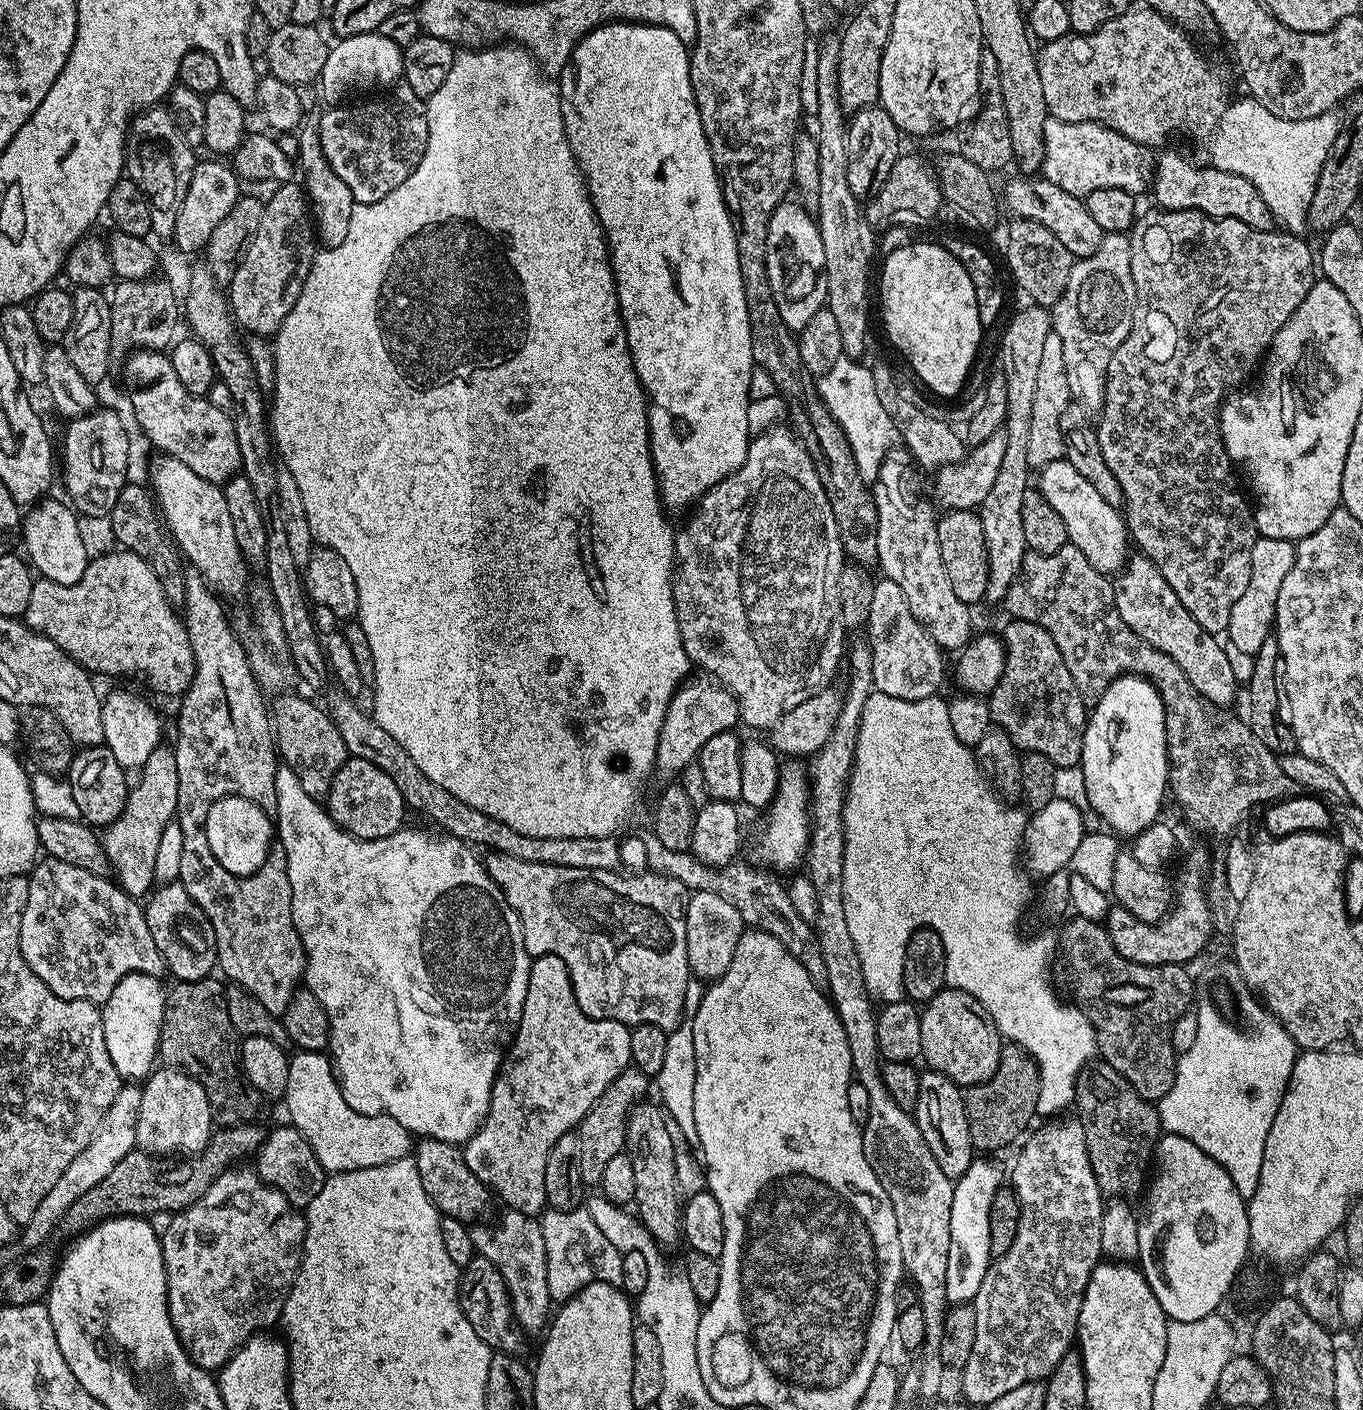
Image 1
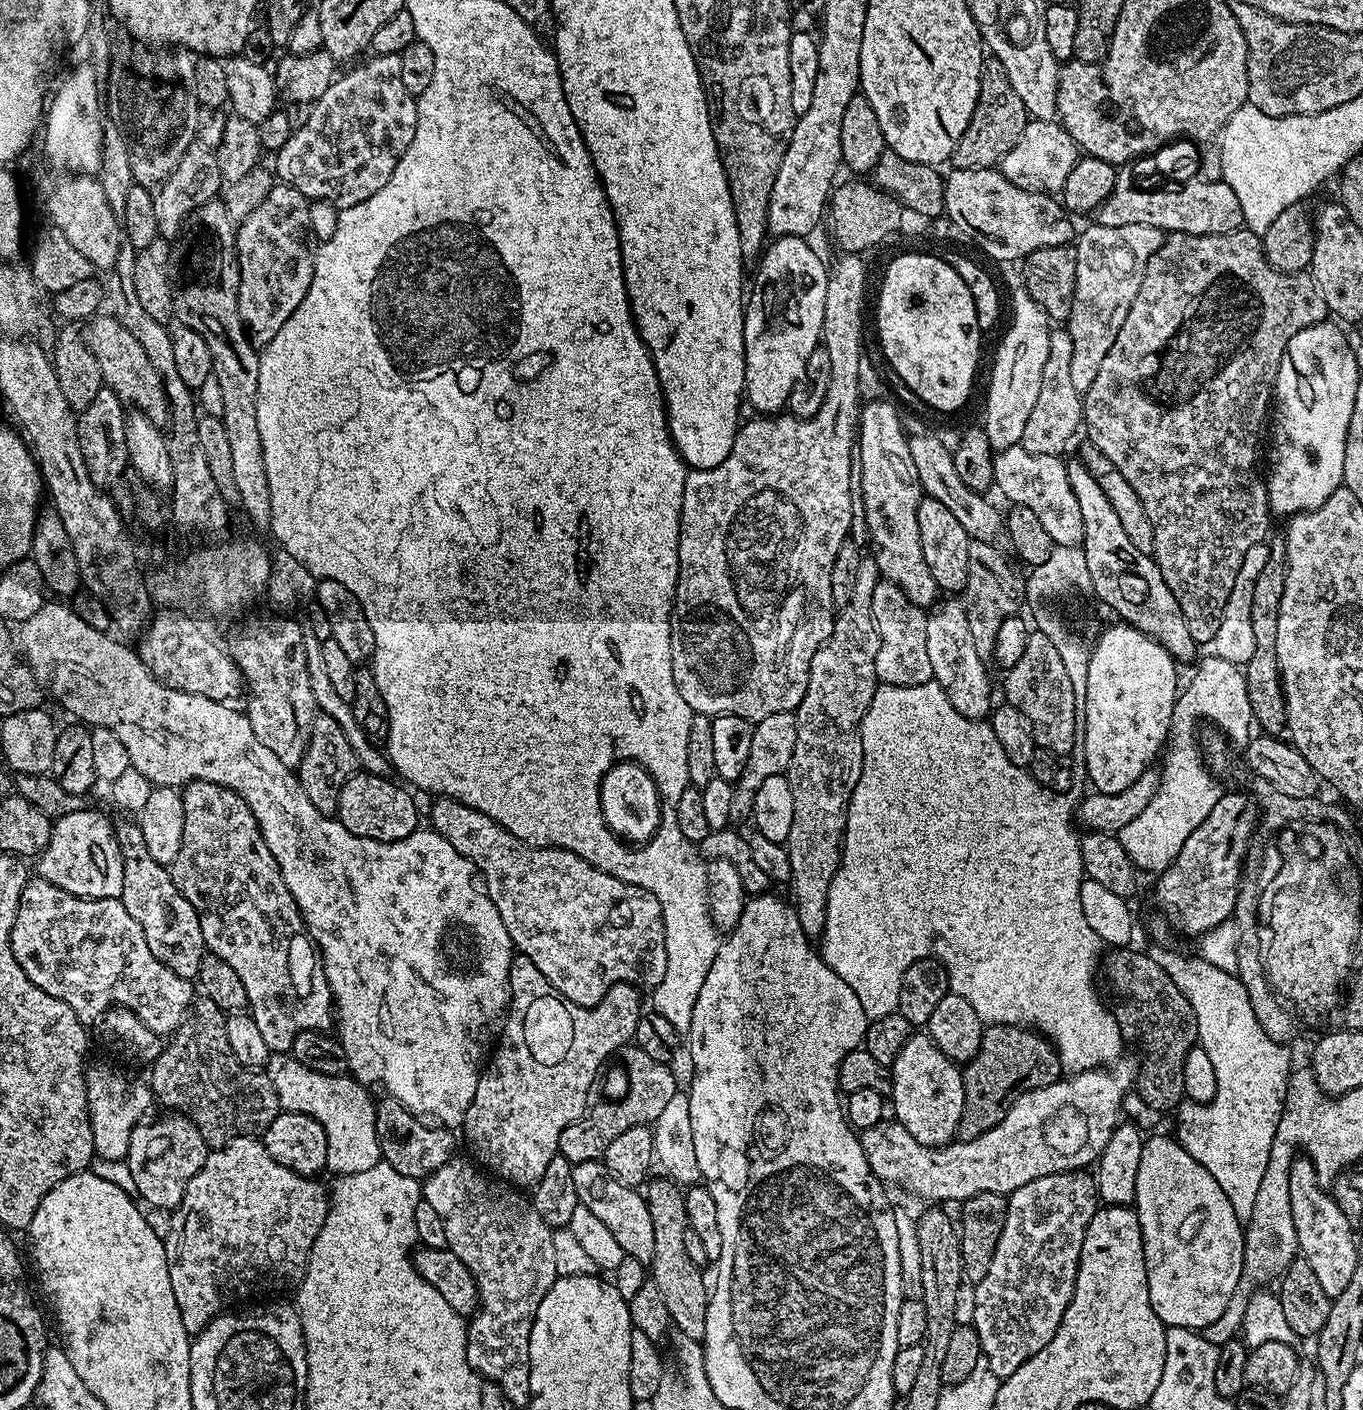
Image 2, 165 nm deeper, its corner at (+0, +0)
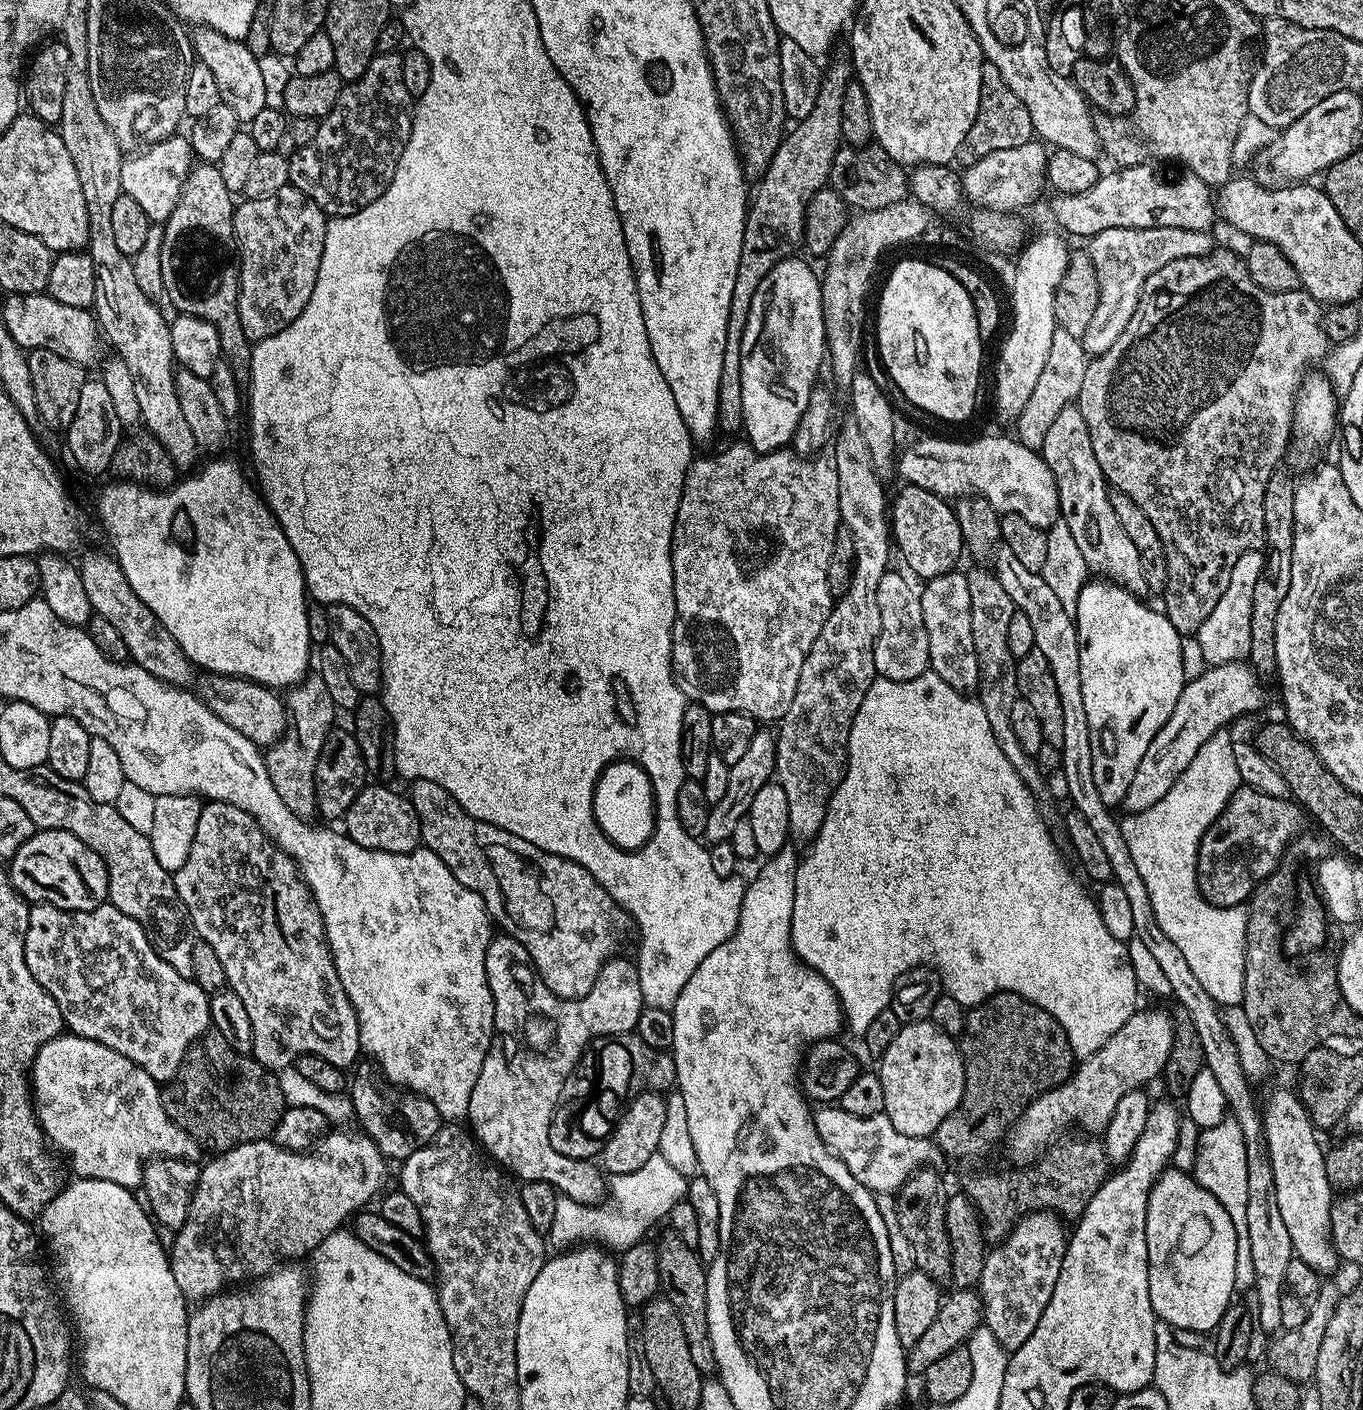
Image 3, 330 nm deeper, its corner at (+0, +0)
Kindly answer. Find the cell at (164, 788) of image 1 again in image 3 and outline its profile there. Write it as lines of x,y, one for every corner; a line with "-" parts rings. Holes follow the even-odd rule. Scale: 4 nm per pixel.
41,828
35,831
32,837
30,837
29,840
22,845
22,847
18,849
15,854
13,854
11,861
16,864
16,868
24,868
24,872
16,872
16,881
11,884
17,892
28,898
31,898
31,896
36,896
32,898
39,898
43,901
43,903
52,904
56,908
63,910
63,912
89,912
90,910
94,910
100,904
105,903
108,899
108,870
104,867
104,861
101,860
98,853
90,850
90,848
86,846
79,838
77,838
77,836
70,834
66,830
62,830
61,828

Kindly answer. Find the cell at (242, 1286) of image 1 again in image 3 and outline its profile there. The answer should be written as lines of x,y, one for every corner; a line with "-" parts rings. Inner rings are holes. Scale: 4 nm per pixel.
329,1131
322,1140
324,1156
292,1152
267,1139
240,1144
212,1158
216,1160
199,1171
196,1188
192,1191
188,1221
175,1233
176,1241
172,1248
170,1244
172,1273
174,1282
178,1282
178,1290
182,1290
189,1301
200,1302
231,1285
240,1268
244,1268
248,1278
255,1278
271,1272
278,1261
288,1262
291,1256
315,1253
316,1247
331,1232
337,1231
344,1219
347,1221
360,1212
367,1205
364,1203
381,1191
386,1157
371,1137
363,1131
355,1131

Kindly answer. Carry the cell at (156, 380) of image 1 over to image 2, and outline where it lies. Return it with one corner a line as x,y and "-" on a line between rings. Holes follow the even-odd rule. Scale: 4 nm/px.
97,314
83,325
82,339
88,352
94,356
98,362
100,379
115,396
120,399
125,406
135,406
139,411
144,412
154,423
163,425
169,419
168,397
164,394
164,381
160,379
158,370
150,358
146,358
146,350
142,350
141,344
124,326
122,326
115,315

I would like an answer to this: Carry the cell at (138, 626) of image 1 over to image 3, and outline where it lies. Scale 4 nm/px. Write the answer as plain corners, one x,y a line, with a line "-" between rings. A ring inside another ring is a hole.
208,674
203,678
205,680
200,684
199,695
208,705
208,709
230,726
234,726
238,734
250,738
250,742
257,746
279,744
285,738
290,728
290,716
286,711
285,701
279,700
275,691
233,676

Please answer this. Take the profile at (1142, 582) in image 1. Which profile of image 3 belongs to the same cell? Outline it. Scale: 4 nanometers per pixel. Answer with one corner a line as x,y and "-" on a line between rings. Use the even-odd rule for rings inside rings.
1069,406
1060,411
1054,422
1050,422
1044,444
1038,452
1056,482
1060,503
1059,519
1073,534
1085,563
1088,566
1103,567
1116,575
1113,577
1130,592
1147,593
1148,587
1138,562
1138,550
1134,550
1134,542
1126,538
1126,530
1122,530
1118,514
1114,514
1110,485
1104,479
1102,466
1098,466
1098,458
1094,458
1094,446
1090,446
1086,418
1082,418
1079,407

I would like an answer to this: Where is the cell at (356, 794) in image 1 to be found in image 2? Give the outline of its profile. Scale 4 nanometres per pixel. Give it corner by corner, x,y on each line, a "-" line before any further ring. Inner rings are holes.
363,770
357,771
340,791
336,807
336,816
340,824
346,826
350,834
378,842
394,842
417,831
416,804
411,796
413,793
407,787
404,789
399,786
404,787
387,776
375,776

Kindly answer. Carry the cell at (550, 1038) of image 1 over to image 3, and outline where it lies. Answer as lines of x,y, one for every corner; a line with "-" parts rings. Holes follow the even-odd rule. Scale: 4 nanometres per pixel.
507,934
493,935
488,941
488,949
484,958
486,966
486,978
490,986
490,994
494,998
494,1026
496,1027
495,1035
492,1037
492,1044
488,1048
484,1061
482,1062
482,1070
478,1074
478,1082
474,1082
474,1094
470,1094
470,1106
466,1117
467,1123
470,1125
471,1131
477,1140
480,1141
480,1147
500,1165
501,1168
507,1170
513,1177
521,1176
521,1181
542,1180
542,1172
550,1167
550,1122
557,1104
560,1103
560,1097
564,1091
564,1084
572,1075
572,1071
576,1069
576,1064
583,1057
584,1049
588,1047
592,1037
594,1036
619,1036
628,1034
637,1027
640,1012
646,1007
642,994
640,993
640,975
636,969
635,963
631,959
614,960
608,958
600,967
600,972
596,975
596,981
590,991
583,998
561,998
550,991
540,975
536,973
536,969
532,967
526,950
519,944
513,936

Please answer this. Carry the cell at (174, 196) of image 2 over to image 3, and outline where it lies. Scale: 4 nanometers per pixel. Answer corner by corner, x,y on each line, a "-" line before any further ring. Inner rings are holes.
177,134
169,136
166,140
150,143
143,150
122,160
120,191
123,195
134,198
134,202
138,202
142,210
146,210
149,220
153,222
168,220
170,214
174,214
174,206
177,205
183,180
190,170
193,158
194,153
187,135

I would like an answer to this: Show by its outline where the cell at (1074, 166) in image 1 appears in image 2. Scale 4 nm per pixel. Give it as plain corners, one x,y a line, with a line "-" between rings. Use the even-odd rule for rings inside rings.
1029,119
1026,130
1018,137
1018,142
1006,155
1000,159
998,170
1014,186
1022,190
1031,192
1047,192
1049,194
1063,193
1066,186
1066,177
1070,170
1074,170
1076,161
1082,155
1081,149
1070,138
1070,134
1058,123
1053,120

